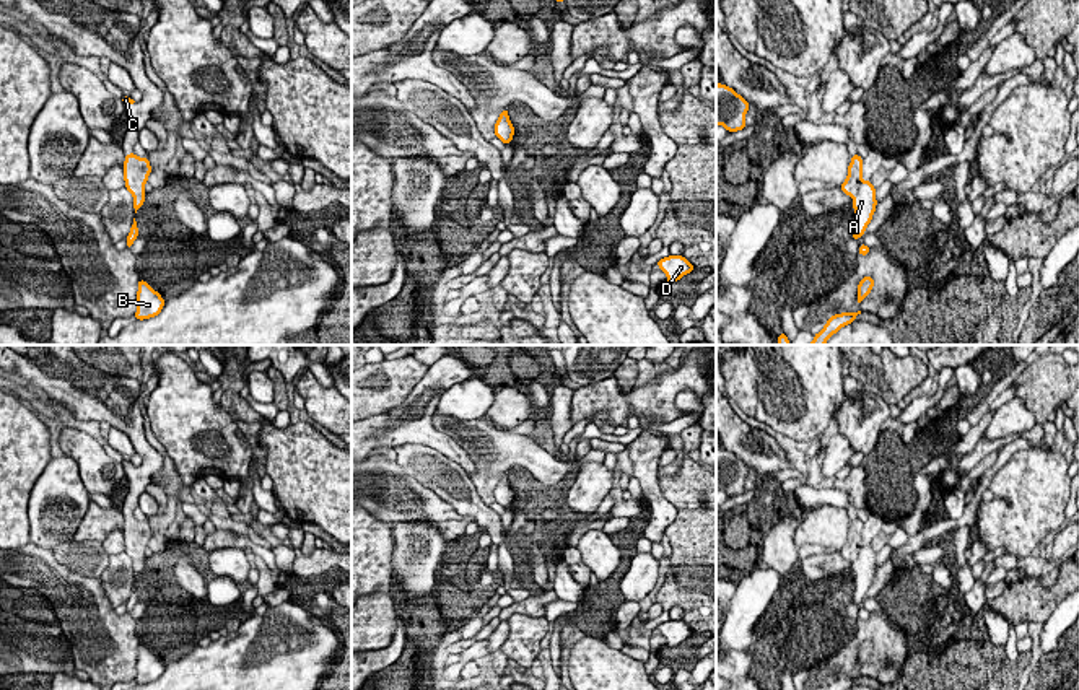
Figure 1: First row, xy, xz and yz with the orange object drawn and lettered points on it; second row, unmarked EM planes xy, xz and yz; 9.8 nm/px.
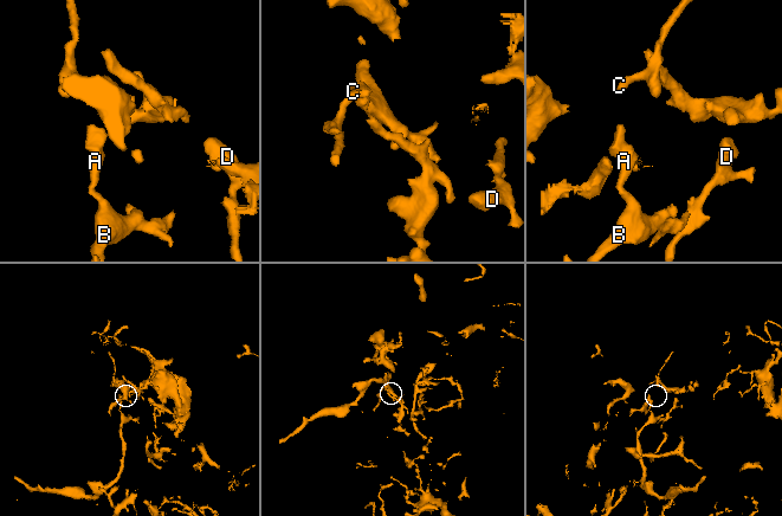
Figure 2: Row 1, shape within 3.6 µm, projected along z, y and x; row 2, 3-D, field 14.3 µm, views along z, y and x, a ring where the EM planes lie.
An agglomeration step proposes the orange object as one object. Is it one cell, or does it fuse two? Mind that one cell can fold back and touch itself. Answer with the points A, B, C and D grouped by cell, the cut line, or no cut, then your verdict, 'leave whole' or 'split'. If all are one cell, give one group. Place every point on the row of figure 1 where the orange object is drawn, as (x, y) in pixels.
A B C D; no cut; leave whole

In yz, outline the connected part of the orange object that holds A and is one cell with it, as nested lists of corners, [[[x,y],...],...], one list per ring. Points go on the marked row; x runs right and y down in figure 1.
[[[853,155],[848,176],[840,189],[853,199],[856,221],[851,238],[859,239],[871,223],[877,205],[876,187],[872,182],[863,179],[863,158],[859,155]]]

